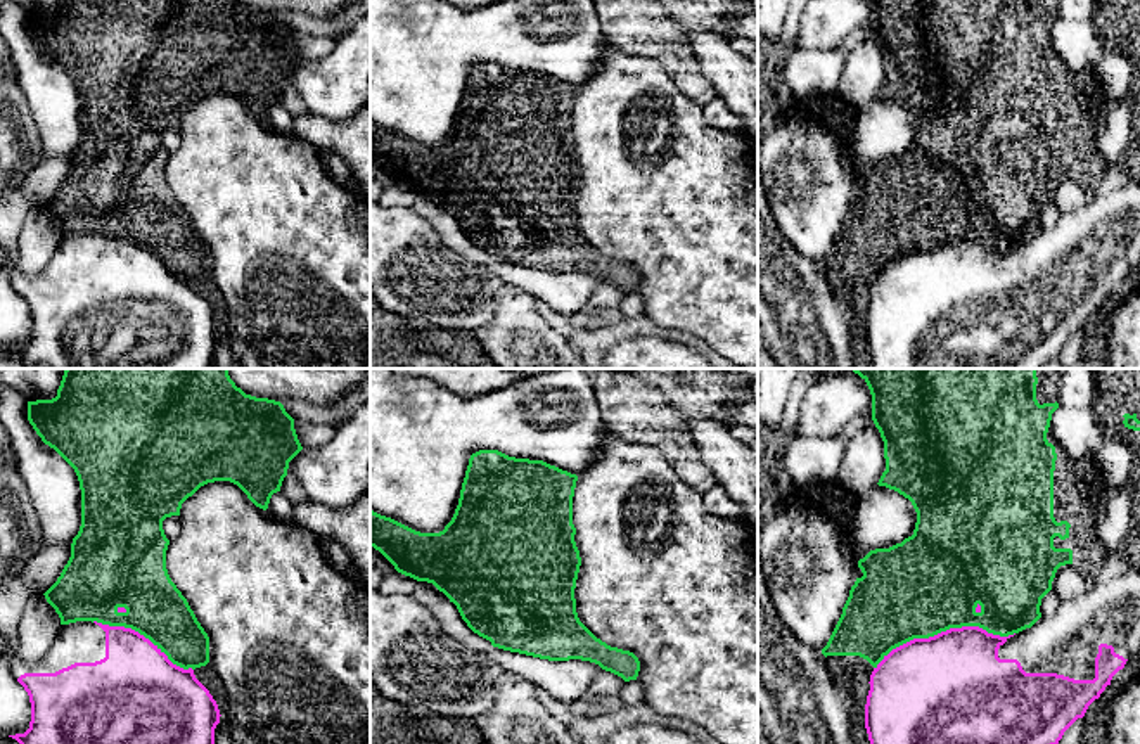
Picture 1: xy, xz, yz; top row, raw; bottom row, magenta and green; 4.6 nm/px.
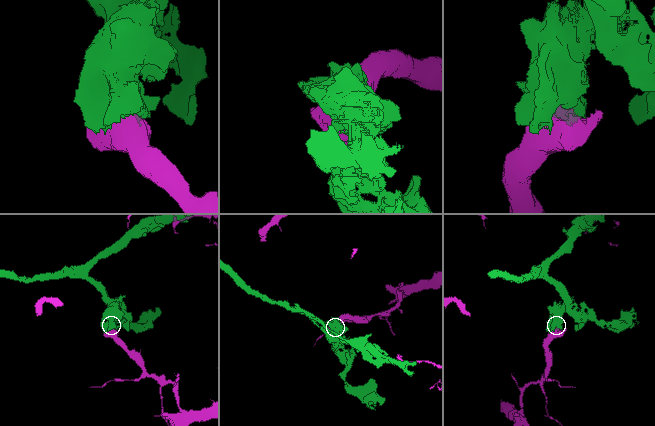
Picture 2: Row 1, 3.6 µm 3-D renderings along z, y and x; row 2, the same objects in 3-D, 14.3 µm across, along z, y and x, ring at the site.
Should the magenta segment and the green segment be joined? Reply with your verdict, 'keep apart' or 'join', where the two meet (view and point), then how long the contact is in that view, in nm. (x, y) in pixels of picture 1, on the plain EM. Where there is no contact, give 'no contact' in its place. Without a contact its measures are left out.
keep apart; meets magenta in yz at (943, 244); contact 700 nm long

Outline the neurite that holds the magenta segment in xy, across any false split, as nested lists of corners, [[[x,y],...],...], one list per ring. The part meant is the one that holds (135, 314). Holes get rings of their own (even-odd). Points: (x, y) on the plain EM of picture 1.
[[[9,194],[0,199],[0,249],[12,261],[12,287],[24,299],[31,315],[31,334],[16,351],[24,367],[45,363],[50,369],[208,369],[215,362],[215,341],[220,322],[194,282],[173,277],[168,268],[138,244],[97,234],[62,237],[48,265],[36,275],[19,270],[17,237],[31,204],[26,197]]]

